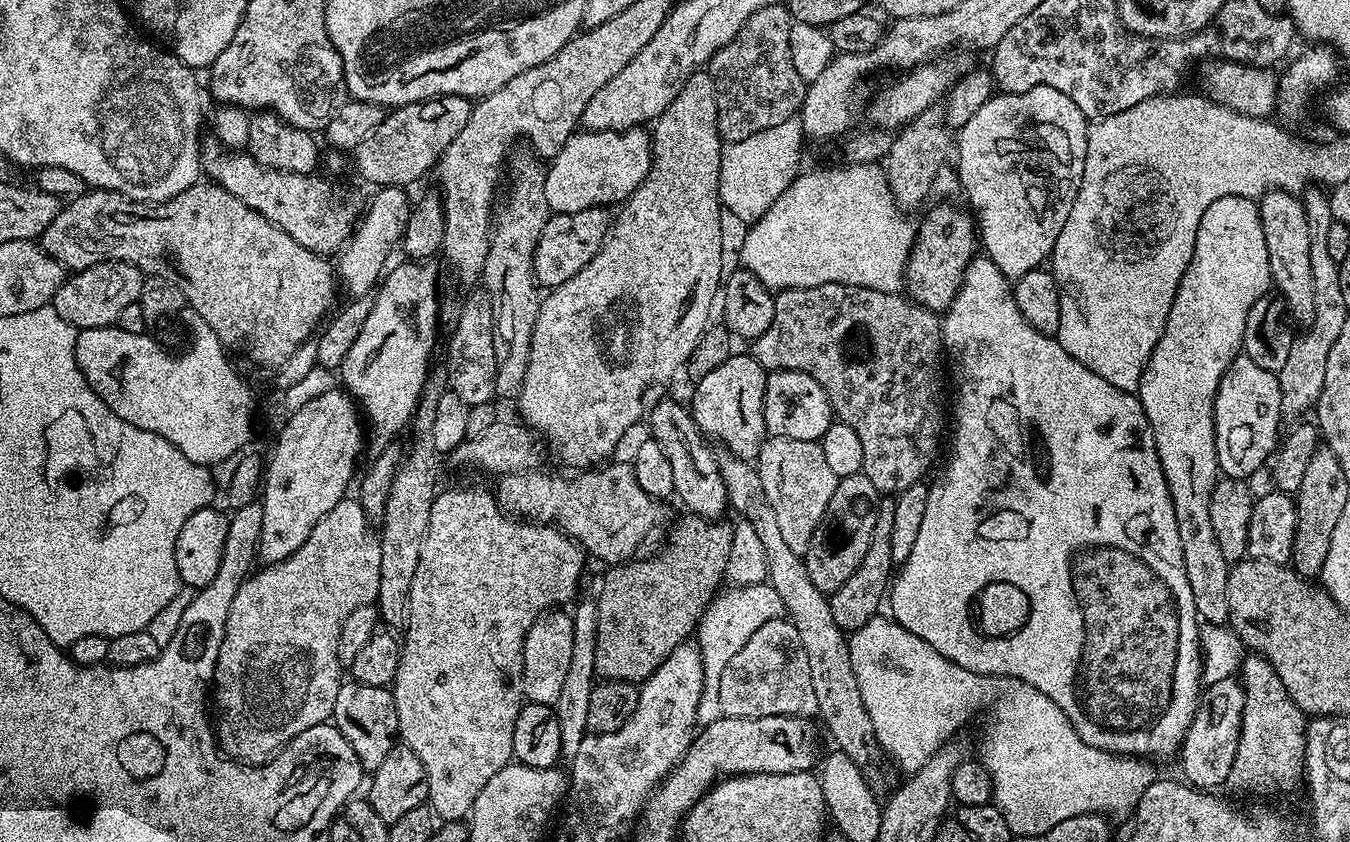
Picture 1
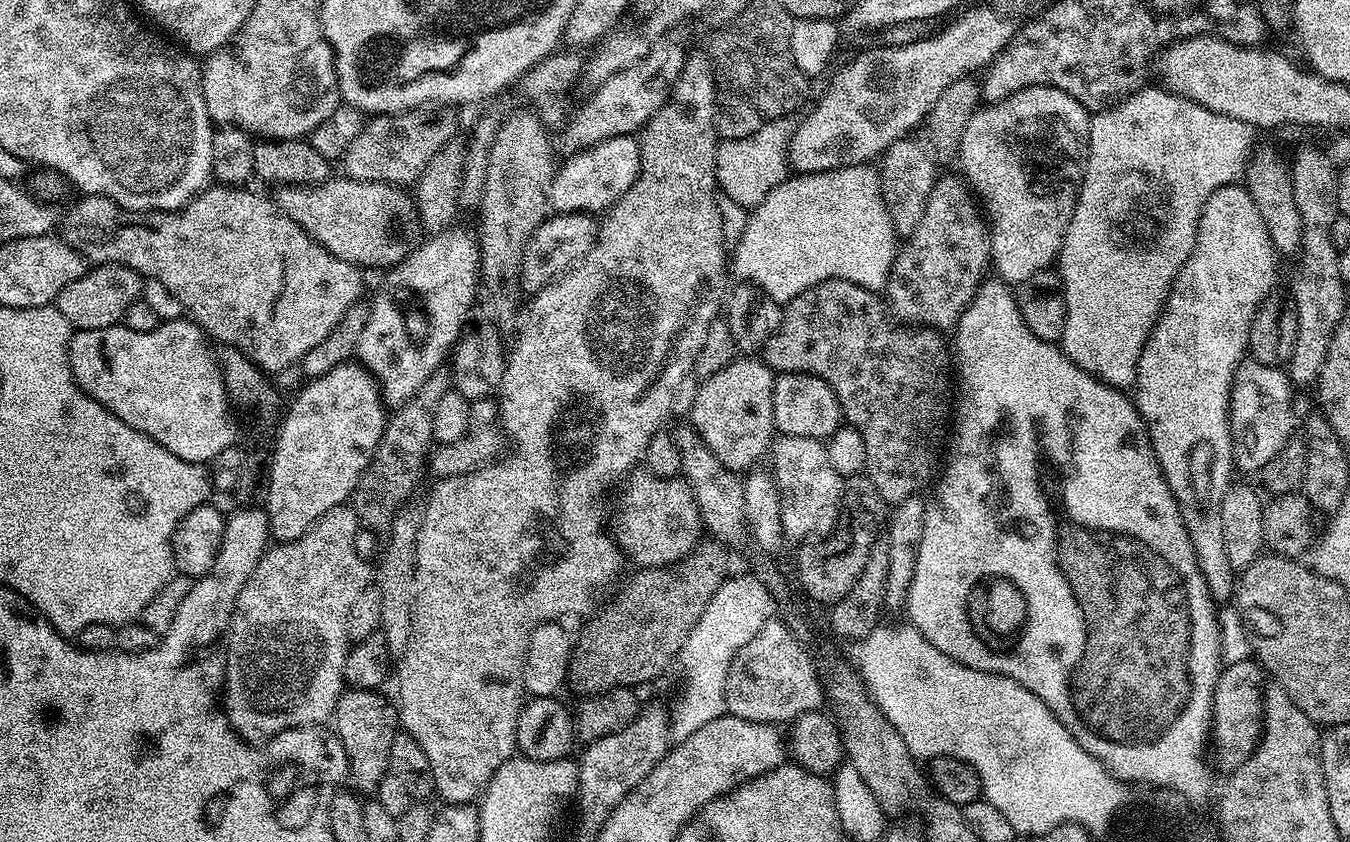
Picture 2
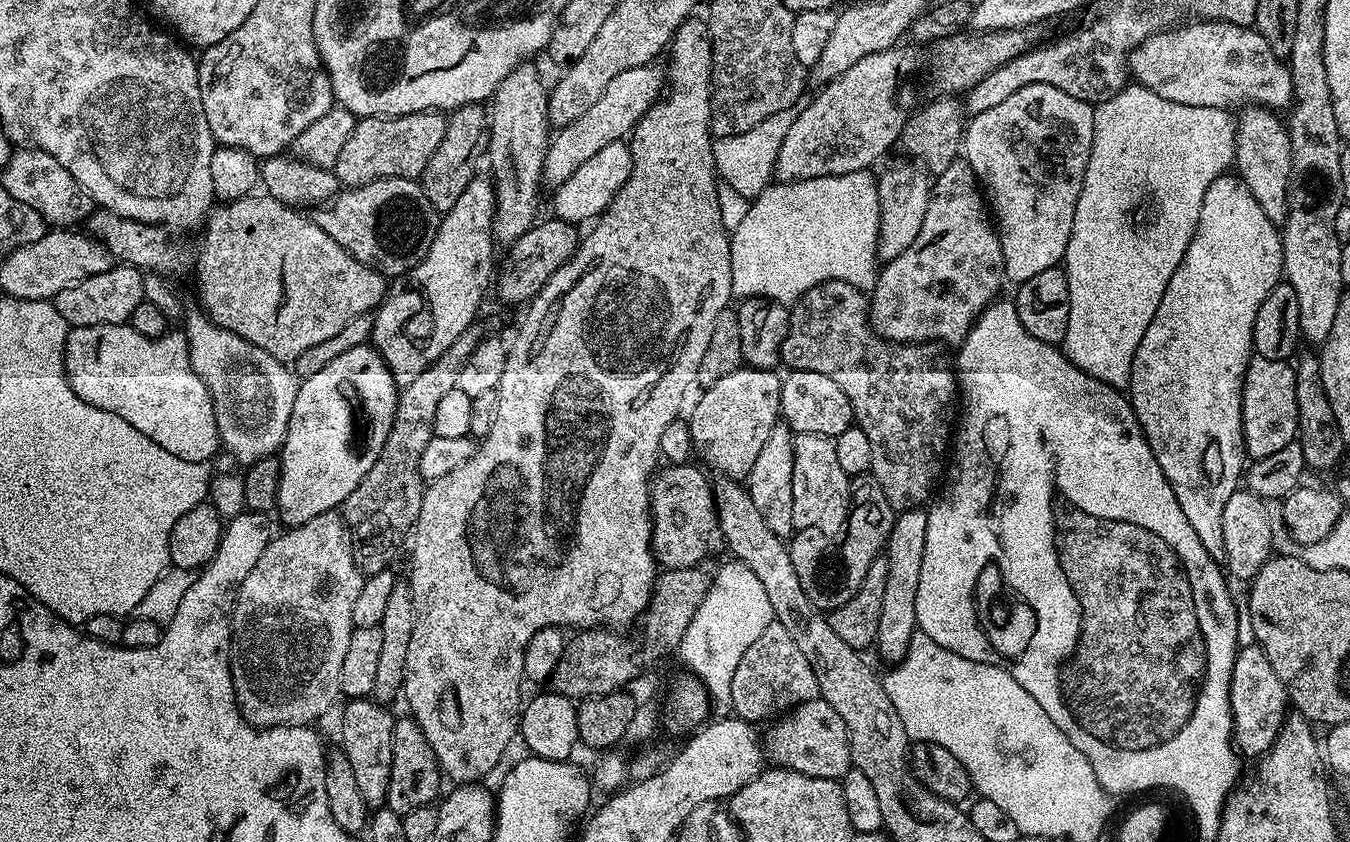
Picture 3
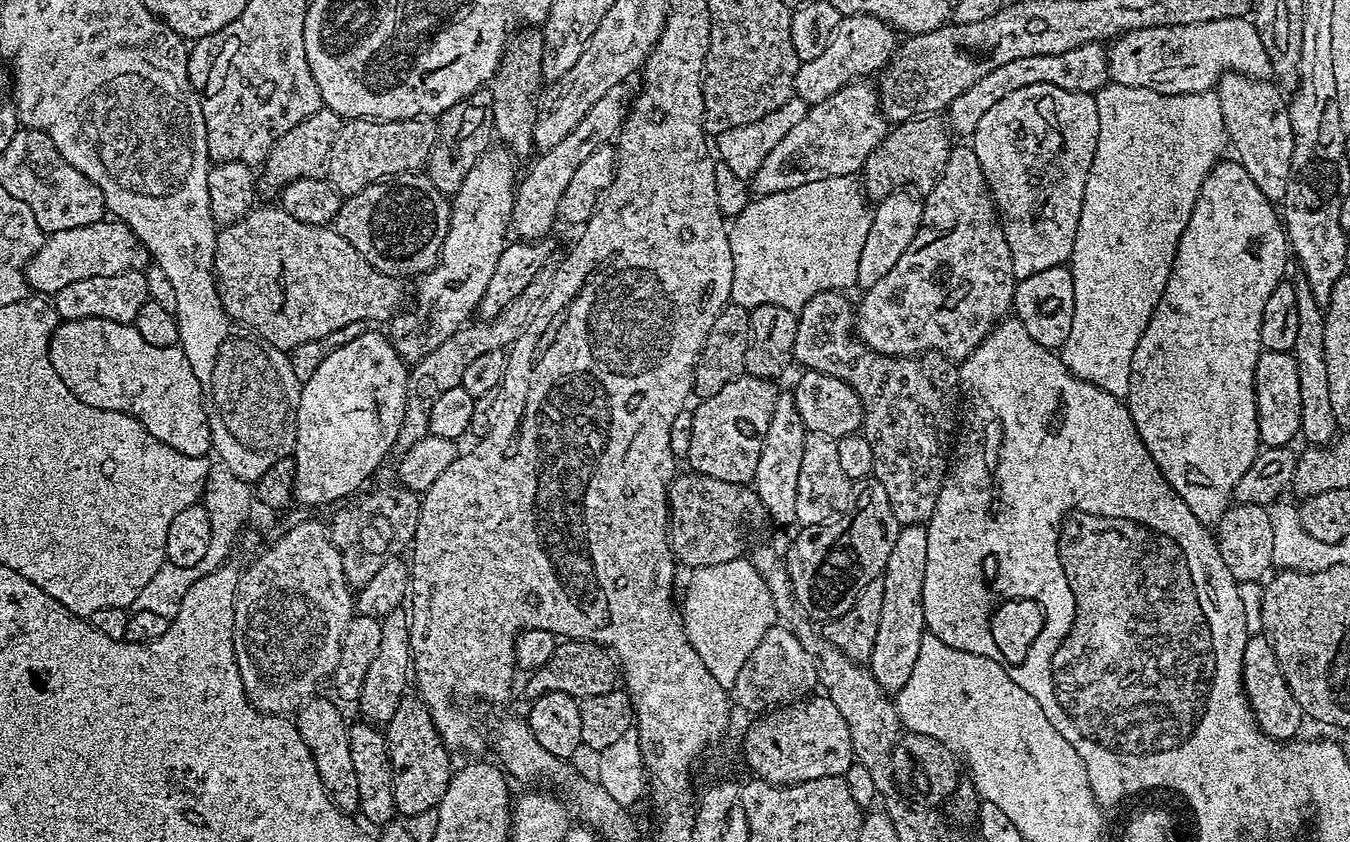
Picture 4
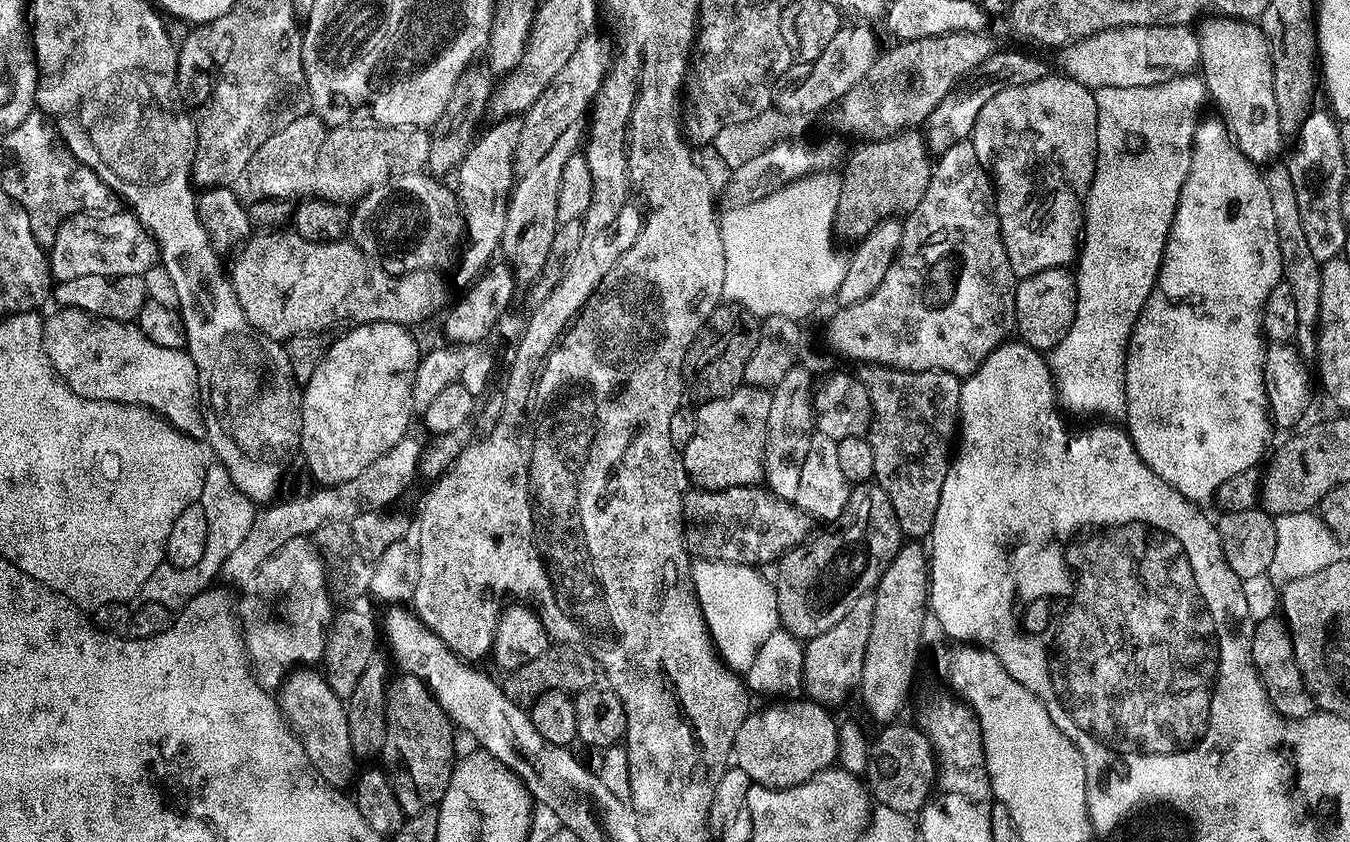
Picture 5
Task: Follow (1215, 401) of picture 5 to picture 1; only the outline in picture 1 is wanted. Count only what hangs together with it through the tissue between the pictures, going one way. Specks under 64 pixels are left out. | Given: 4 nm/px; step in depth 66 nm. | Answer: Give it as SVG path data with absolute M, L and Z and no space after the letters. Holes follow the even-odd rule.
M1227 196L1210 202L1210 206L1206 206L1206 214L1202 214L1202 222L1198 222L1192 261L1182 274L1178 294L1174 294L1174 306L1170 306L1162 338L1158 338L1158 346L1154 346L1150 362L1146 362L1138 393L1142 410L1154 434L1162 474L1174 502L1178 538L1182 538L1182 558L1186 562L1190 590L1194 590L1196 614L1201 621L1210 624L1223 625L1228 619L1226 582L1230 567L1230 561L1218 546L1218 538L1214 538L1214 522L1210 522L1210 498L1218 479L1212 400L1216 397L1218 382L1222 382L1222 374L1226 374L1230 362L1241 355L1250 306L1254 306L1258 298L1269 295L1272 287L1270 258L1266 254L1266 234L1262 234L1259 203L1241 196Z

